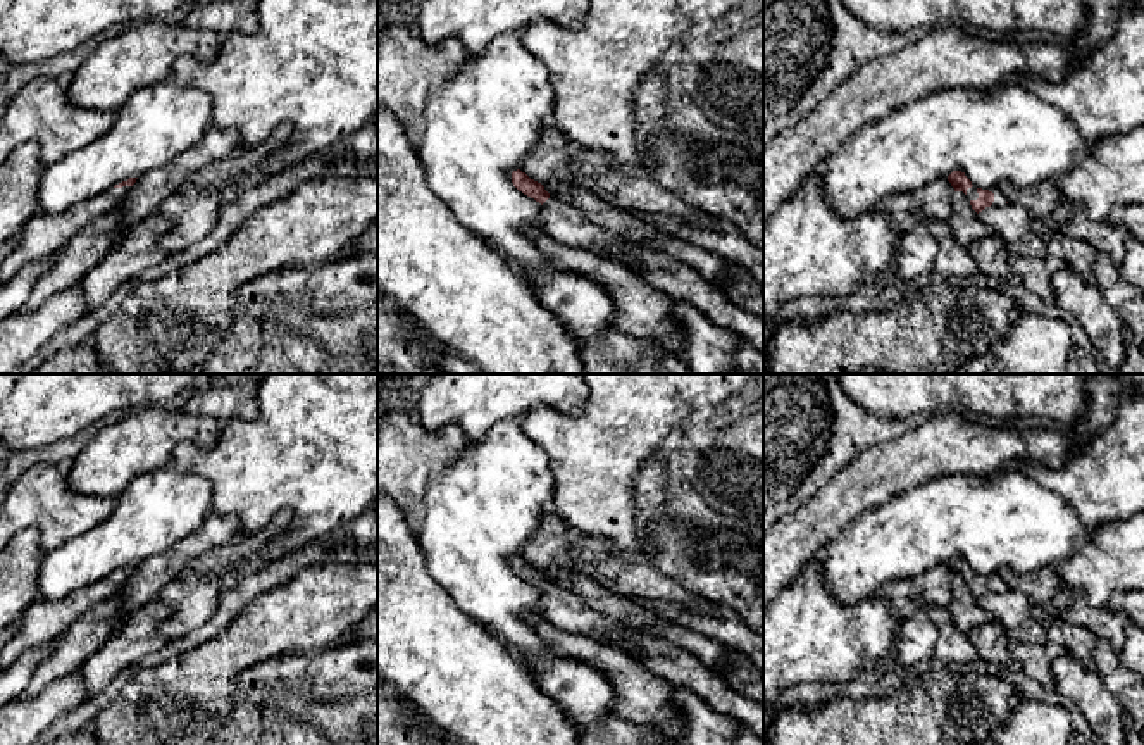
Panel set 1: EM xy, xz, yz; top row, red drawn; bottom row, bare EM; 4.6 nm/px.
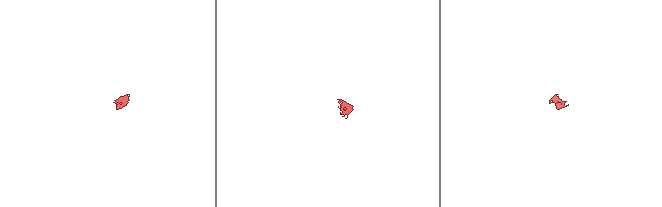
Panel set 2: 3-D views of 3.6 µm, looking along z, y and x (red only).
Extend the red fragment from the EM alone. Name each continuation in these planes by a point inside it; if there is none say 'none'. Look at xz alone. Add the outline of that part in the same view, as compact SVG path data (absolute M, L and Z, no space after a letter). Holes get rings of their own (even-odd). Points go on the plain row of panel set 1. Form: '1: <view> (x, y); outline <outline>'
1: xz (560, 607); outline M553 581L543 590L538 610L541 619L567 633L591 636L596 642L606 640L608 645L624 643L634 652L641 650L641 631L589 609L575 593Z

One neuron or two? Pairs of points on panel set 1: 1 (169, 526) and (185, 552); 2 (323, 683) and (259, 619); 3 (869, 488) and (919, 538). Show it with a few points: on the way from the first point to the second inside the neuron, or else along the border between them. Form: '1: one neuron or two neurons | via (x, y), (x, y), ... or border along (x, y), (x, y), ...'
1: two neurons | border along (209, 514), (195, 532), (167, 549), (142, 559)
2: two neurons | border along (285, 654), (254, 668)
3: two neurons | border along (920, 485), (910, 487), (862, 513), (850, 525)

